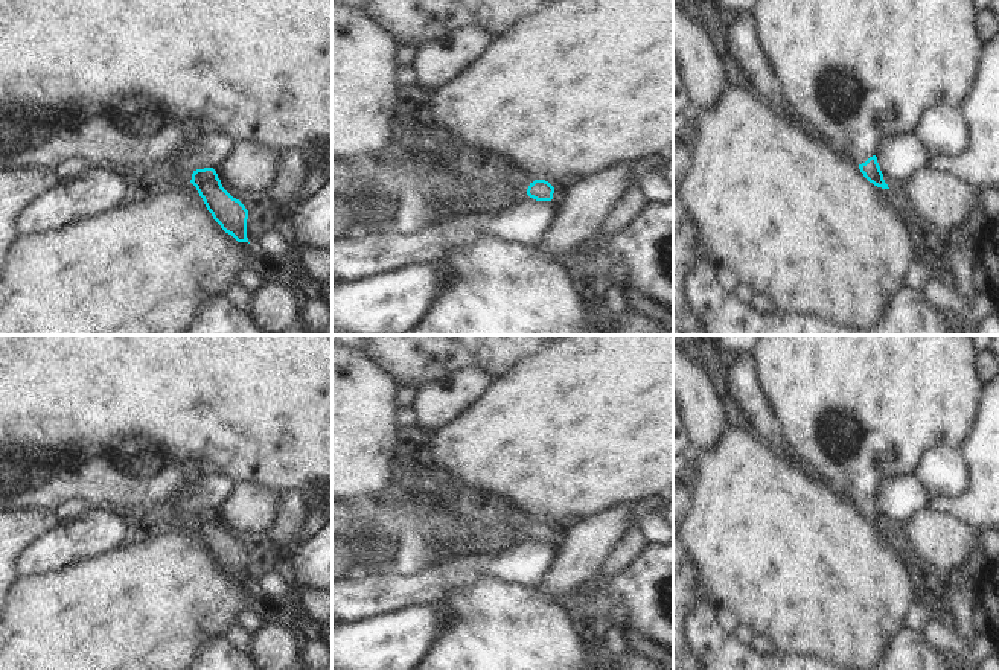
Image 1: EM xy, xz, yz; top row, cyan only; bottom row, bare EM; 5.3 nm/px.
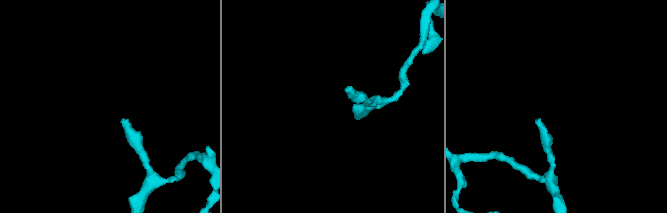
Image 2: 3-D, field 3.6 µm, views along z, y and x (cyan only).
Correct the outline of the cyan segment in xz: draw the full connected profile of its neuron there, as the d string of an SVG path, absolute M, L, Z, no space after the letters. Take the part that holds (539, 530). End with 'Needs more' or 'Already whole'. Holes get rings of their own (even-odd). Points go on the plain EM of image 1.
M391 477L381 495L379 527L369 531L355 528L350 507L332 507L332 580L350 580L373 573L394 559L397 550L397 510L417 522L422 534L437 553L448 553L458 542L484 539L487 548L498 548L525 534L536 542L551 542L554 528L545 521L522 527L507 524L496 545L490 542L487 522L481 515L451 516L437 493L422 492L416 498L407 493L399 478Z. Needs more.

